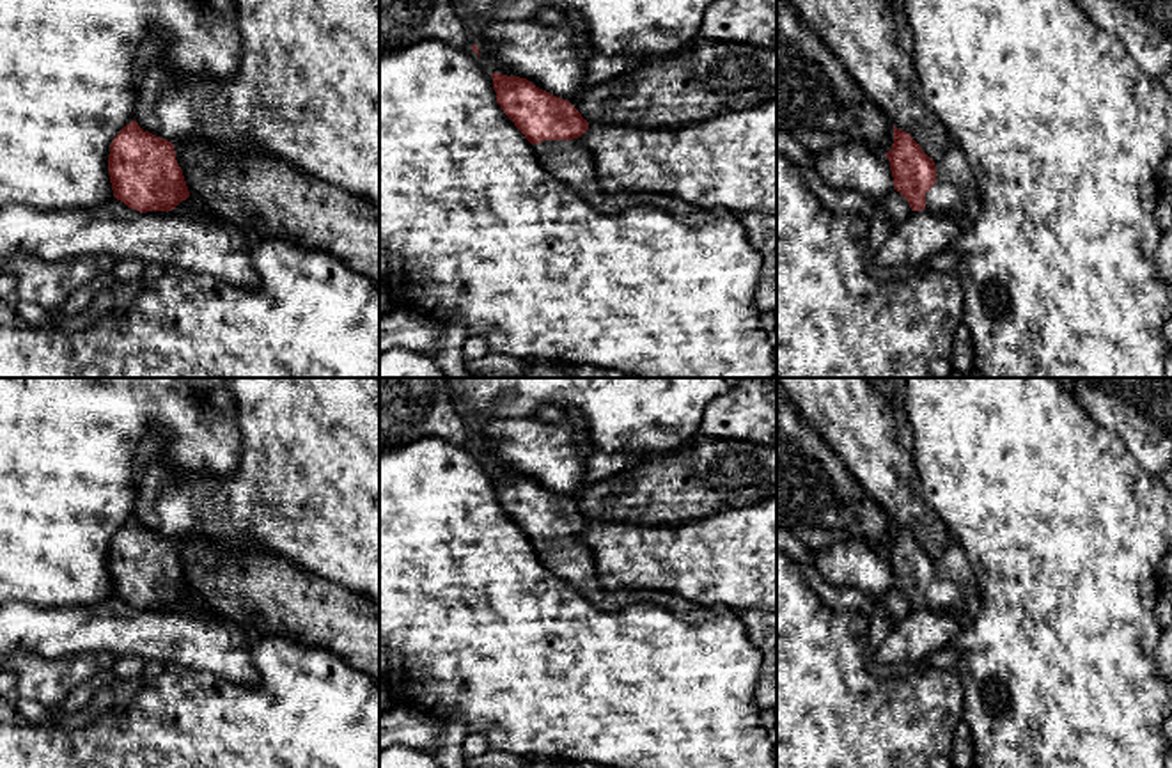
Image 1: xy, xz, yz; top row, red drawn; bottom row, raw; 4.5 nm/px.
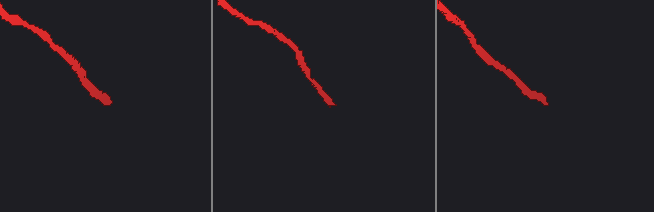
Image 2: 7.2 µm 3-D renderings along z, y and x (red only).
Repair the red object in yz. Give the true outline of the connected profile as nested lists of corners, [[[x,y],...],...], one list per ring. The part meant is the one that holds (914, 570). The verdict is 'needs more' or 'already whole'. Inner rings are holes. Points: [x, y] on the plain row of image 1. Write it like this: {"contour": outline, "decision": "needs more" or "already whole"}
{"contour": [[[894,523],[894,541],[885,552],[890,559],[894,587],[910,601],[911,608],[945,608],[957,612],[965,623],[981,608],[981,591],[959,541],[952,541],[940,559],[933,559],[910,530]]], "decision": "needs more"}

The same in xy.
{"contour": [[[137,518],[112,537],[108,571],[113,594],[140,610],[172,608],[190,594],[174,541],[144,529]]], "decision": "already whole"}

